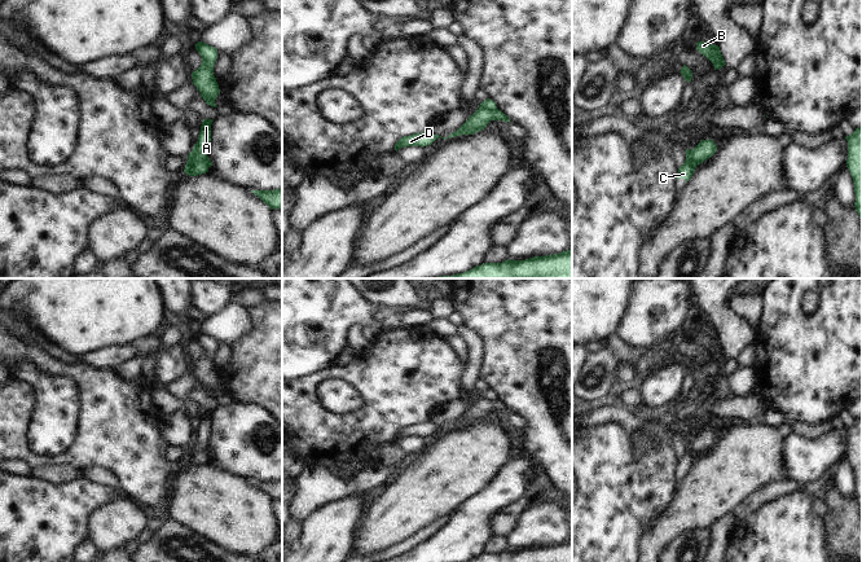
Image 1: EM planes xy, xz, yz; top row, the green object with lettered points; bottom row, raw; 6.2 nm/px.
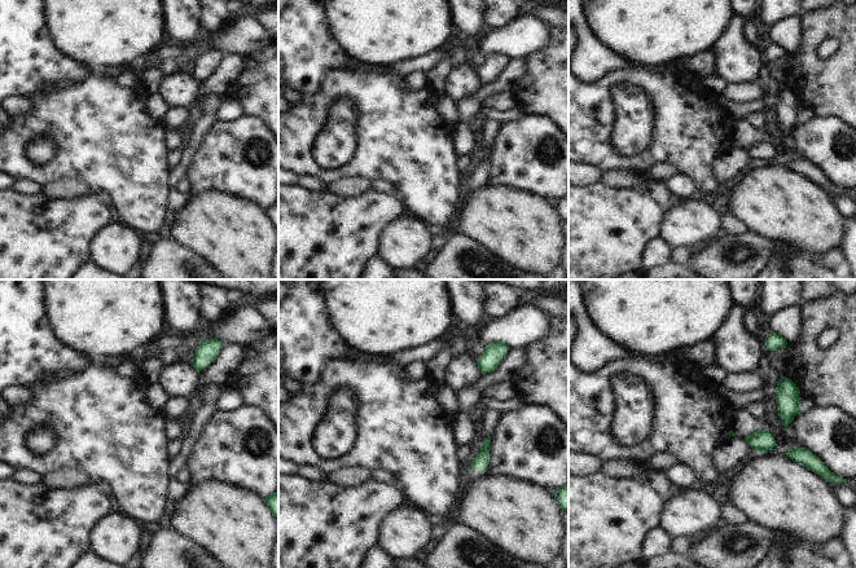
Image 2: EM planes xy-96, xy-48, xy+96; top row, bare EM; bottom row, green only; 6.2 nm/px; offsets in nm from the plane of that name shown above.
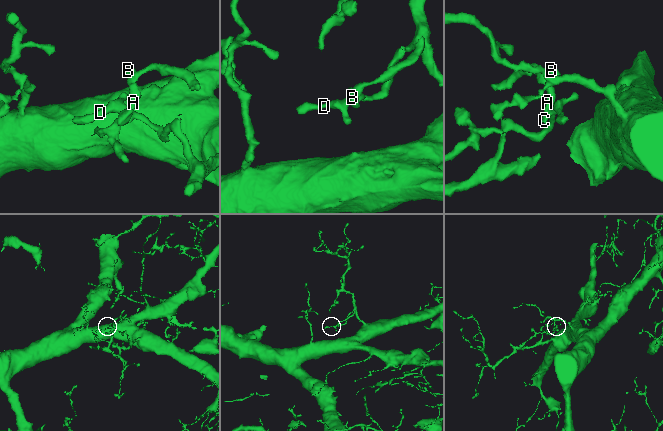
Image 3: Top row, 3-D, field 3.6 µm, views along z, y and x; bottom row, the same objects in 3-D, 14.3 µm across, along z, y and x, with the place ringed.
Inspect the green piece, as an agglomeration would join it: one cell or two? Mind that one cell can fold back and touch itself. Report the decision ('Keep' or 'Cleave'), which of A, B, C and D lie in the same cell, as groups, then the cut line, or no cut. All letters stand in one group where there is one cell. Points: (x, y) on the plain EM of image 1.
Cleave. Groups: A B C / D. Split along xz (479, 396), (496, 399)

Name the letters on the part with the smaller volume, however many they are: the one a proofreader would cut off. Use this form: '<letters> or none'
A, B, C

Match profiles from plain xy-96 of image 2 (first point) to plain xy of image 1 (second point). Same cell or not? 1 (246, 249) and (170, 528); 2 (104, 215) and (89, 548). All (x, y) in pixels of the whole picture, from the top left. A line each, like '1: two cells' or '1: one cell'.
1: two cells
2: two cells

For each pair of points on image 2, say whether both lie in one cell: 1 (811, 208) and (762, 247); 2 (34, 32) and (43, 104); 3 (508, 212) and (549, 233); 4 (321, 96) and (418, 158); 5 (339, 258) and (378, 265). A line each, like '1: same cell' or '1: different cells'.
1: different cells
2: different cells
3: same cell
4: same cell
5: different cells

